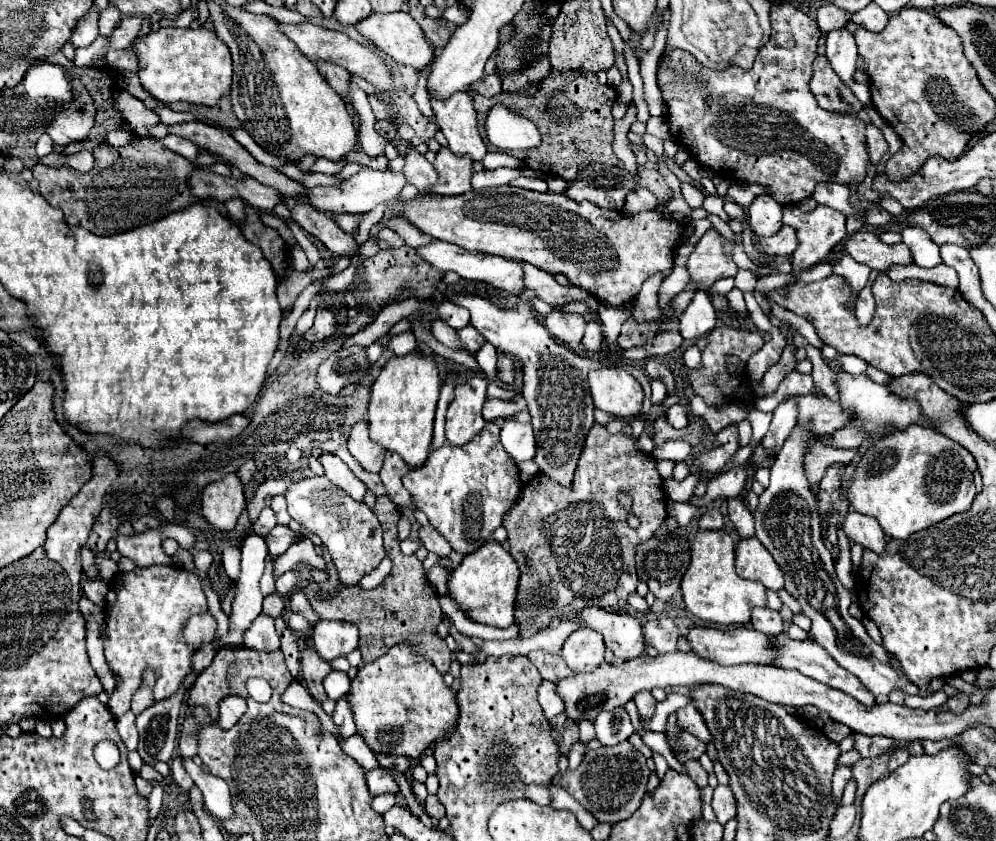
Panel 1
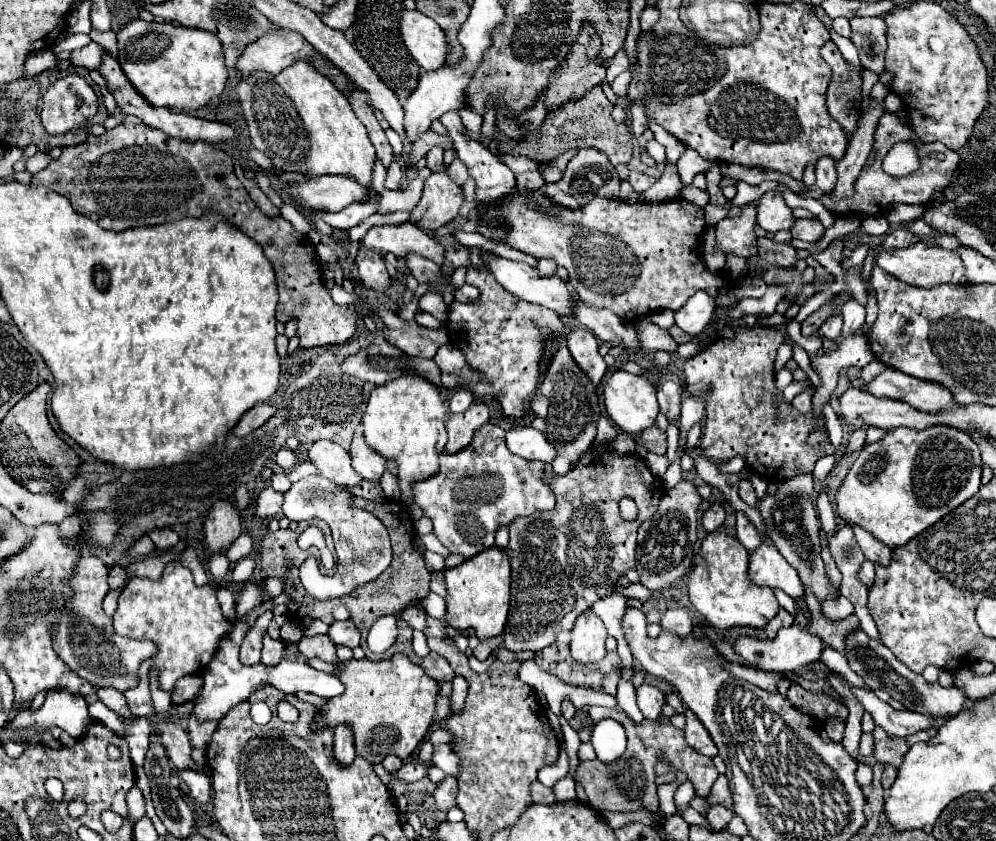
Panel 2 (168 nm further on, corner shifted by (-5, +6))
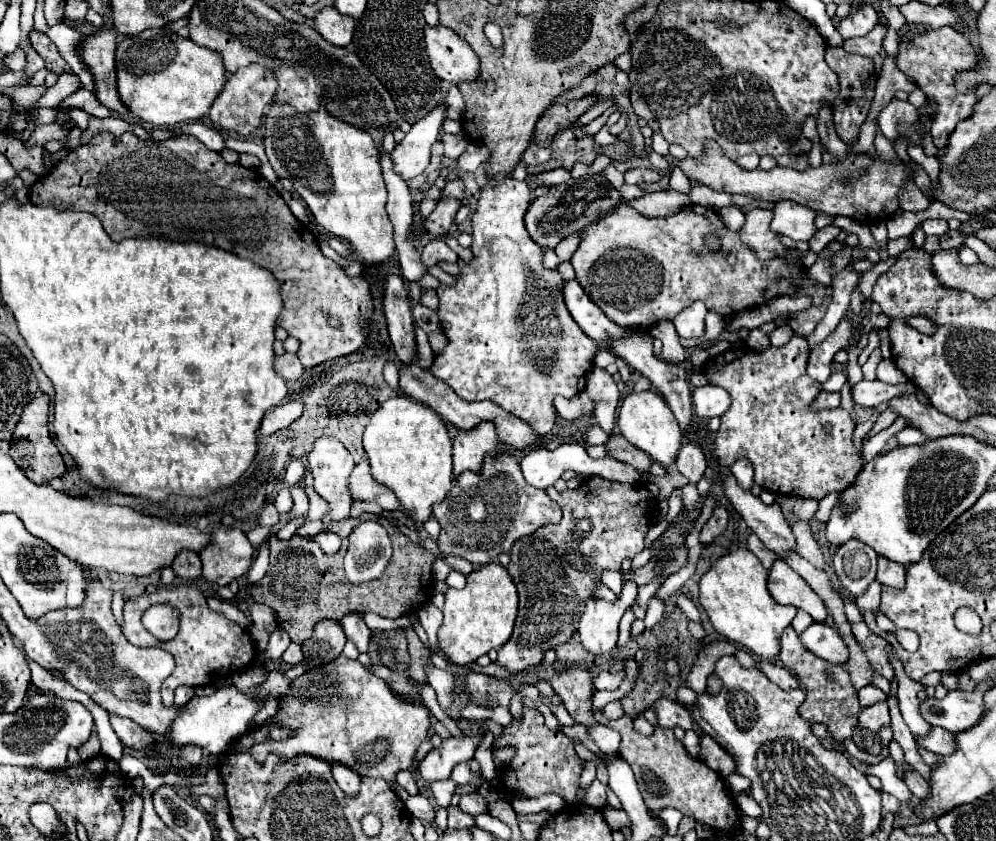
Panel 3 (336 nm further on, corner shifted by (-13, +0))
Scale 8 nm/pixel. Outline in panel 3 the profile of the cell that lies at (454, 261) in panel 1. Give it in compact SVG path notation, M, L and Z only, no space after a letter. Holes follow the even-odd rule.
M577 281L563 283L563 299L565 299L567 311L571 313L571 317L587 337L607 343L609 339L621 337L627 331L615 325L611 319L607 319L605 313L601 313L601 309L587 297L587 293Z

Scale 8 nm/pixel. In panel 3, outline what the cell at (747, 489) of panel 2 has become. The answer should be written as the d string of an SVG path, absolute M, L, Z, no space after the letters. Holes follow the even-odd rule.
M737 461L731 467L731 473L745 491L749 491L753 487L753 465L749 461Z

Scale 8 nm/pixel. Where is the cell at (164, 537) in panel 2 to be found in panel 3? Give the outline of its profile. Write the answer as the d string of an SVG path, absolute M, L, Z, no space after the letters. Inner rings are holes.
M183 549L177 553L177 557L171 563L175 575L183 581L197 581L201 577L201 559L197 553Z

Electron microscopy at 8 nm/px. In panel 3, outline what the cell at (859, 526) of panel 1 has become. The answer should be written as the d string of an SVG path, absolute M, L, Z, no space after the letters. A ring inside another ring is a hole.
M877 557L879 569L877 569L877 581L881 585L889 585L889 587L897 587L901 589L905 585L905 565L889 561L887 557Z

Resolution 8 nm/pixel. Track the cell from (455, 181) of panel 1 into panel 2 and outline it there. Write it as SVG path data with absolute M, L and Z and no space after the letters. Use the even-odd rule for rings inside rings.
M431 173L431 177L425 181L423 197L413 209L411 217L417 219L421 229L439 229L459 213L461 203L461 187L457 187L447 173Z

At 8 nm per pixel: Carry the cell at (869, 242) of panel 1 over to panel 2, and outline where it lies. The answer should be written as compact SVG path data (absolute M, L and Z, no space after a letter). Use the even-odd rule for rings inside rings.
M917 243L909 249L897 249L897 251L883 251L877 257L877 265L883 267L887 273L897 277L899 281L905 281L909 285L917 287L937 287L943 283L953 283L953 285L963 285L965 283L965 265L961 265L961 257L957 257L955 251L943 249L939 245L931 243Z

